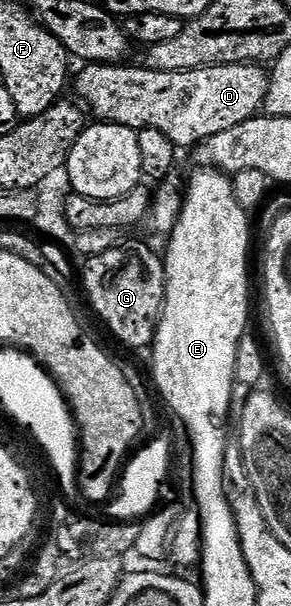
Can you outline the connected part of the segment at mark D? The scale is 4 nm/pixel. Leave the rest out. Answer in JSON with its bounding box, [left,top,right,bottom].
[73,63,269,150]

